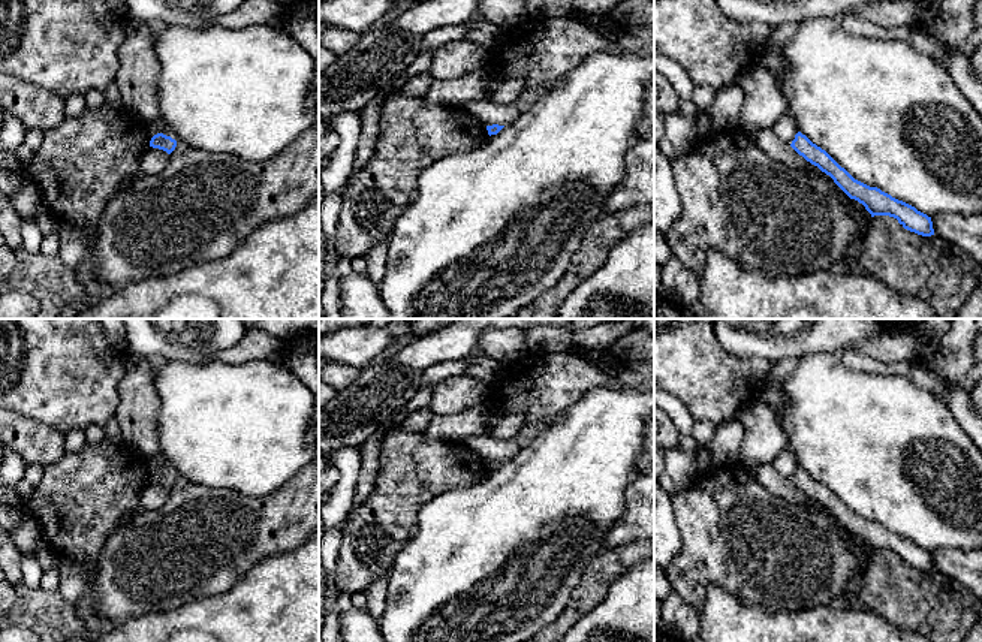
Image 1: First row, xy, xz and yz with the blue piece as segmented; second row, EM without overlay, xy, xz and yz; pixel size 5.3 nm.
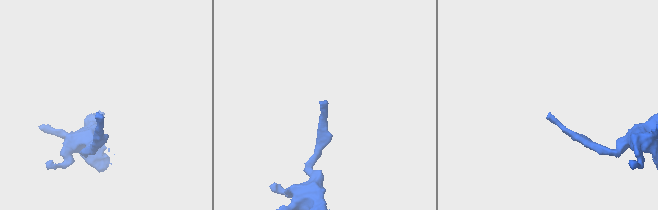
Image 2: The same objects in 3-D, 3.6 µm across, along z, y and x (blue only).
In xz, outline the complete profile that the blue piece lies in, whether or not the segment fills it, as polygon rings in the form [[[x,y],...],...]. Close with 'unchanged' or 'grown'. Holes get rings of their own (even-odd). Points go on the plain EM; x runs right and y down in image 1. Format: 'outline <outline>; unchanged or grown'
outline [[[476,435],[461,438],[460,443],[485,459],[490,471],[512,459],[519,450],[516,438],[495,440],[491,435]]]; grown

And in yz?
outline [[[787,447],[775,456],[772,465],[807,497],[829,510],[850,534],[862,539],[871,552],[889,551],[897,554],[898,558],[910,567],[922,572],[934,570],[931,552],[918,546],[915,542],[892,533],[877,522],[870,522],[855,515],[825,485],[802,470],[796,462],[795,455]]]; grown

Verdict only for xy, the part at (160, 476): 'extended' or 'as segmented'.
extended

